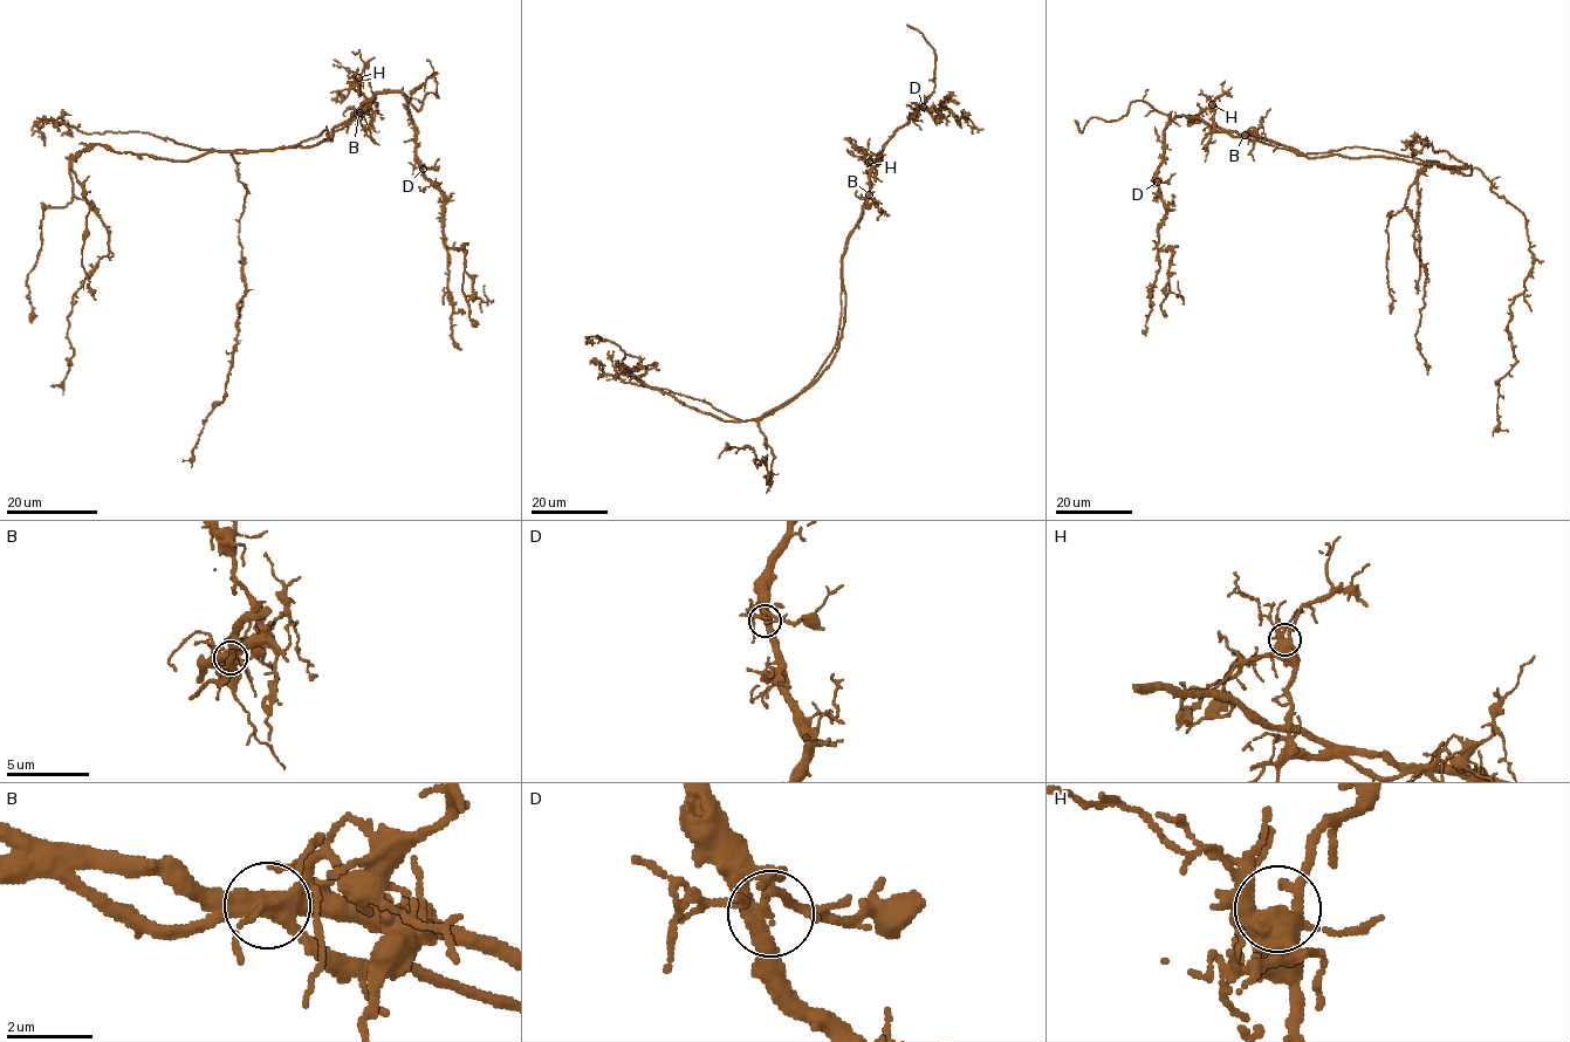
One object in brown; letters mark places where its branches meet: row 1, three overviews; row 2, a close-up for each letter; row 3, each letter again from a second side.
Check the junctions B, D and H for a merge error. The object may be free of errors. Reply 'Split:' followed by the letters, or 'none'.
Split: B

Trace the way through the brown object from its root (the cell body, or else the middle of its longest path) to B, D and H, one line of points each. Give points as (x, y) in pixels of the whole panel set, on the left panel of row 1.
B: (319, 136), (327, 128), (330, 137), (360, 112)
D: (319, 136), (327, 128), (330, 137), (348, 124), (375, 94), (399, 91), (413, 125), (416, 158), (423, 169)
H: (319, 136), (327, 128), (330, 137), (362, 109), (365, 96), (358, 77)

